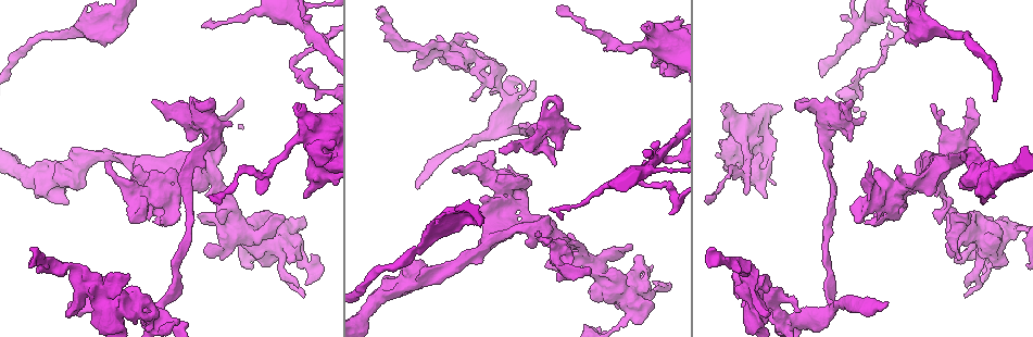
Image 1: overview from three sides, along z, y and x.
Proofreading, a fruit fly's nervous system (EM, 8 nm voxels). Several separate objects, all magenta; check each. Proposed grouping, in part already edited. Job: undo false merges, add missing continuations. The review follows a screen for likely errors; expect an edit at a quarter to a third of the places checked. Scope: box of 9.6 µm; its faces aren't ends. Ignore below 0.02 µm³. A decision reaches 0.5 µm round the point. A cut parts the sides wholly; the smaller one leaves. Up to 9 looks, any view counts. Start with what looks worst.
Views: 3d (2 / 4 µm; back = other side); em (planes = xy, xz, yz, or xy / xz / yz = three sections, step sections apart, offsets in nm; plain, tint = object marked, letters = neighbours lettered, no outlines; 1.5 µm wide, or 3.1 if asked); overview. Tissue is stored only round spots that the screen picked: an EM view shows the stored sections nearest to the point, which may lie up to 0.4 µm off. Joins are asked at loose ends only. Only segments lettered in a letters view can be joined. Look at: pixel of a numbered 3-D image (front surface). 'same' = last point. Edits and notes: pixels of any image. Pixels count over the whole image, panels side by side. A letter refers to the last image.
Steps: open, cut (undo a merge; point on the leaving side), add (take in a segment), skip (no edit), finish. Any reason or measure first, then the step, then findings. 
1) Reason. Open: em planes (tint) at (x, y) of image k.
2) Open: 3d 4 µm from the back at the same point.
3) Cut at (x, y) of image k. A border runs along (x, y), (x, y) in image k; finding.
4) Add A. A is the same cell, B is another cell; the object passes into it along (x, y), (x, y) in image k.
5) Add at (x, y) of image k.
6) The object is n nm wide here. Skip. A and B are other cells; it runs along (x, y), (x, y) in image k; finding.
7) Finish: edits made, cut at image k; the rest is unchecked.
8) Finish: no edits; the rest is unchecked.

Open: em planes (tint) at (1008, 262) of image 1.

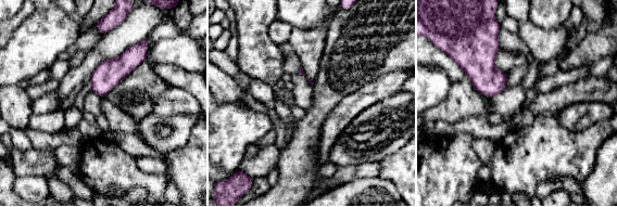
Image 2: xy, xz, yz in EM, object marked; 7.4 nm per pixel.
What lies round it. Open: em planes (letters) at the same point.

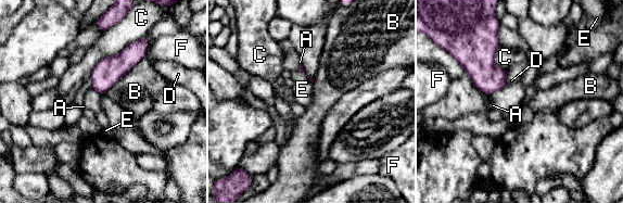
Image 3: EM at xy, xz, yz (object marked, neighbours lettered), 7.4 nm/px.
Skip. A, B, C, D, E and F are other cells; a border runs along (506, 85), (490, 94) in image 3; none of them fits.

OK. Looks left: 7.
Thick end. Open: em xz step 8 (letters) at (295, 106) of image 1.

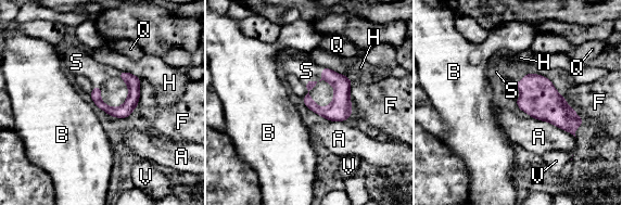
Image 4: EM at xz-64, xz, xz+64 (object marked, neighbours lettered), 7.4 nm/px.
Add S. S is the same cell, A, B, F, H, Q and V are other cells; the object passes into it along (538, 98), (520, 81), (510, 71) in image 4; the neuron continues.

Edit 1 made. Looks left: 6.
Open: overview.

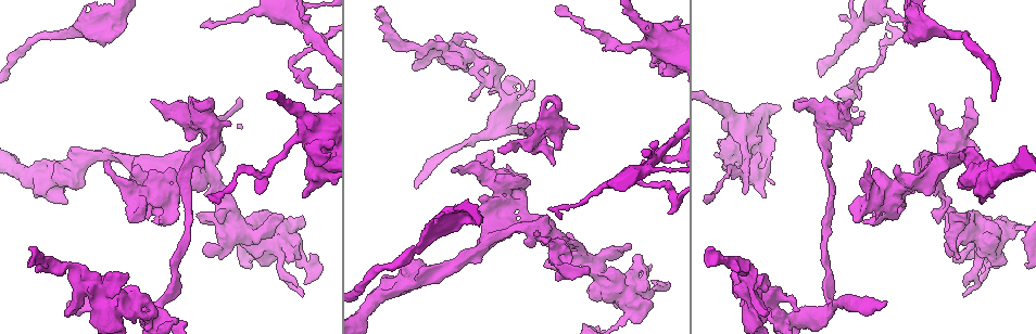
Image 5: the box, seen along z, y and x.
Branch stops here. Open: em planes (letters) at (558, 149) of image 5.

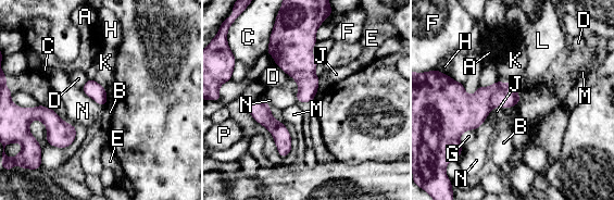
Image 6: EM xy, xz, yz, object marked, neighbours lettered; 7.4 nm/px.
The longest contact is with N, 220 nm. Skip. A, B, C, D, E, F, G, H, J, K, L, M, N and P are other cells; no lettered segment goes on from it.

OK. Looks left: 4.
Thin end. Open: em planes (tint) at (671, 213) of image 5.

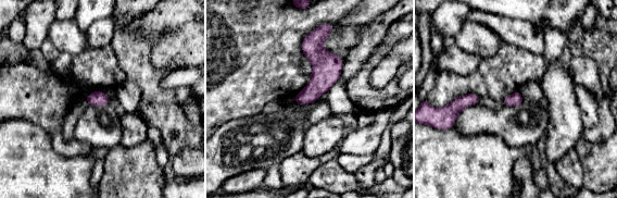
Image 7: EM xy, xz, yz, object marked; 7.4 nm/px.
See the neighbours. Open: em planes (letters) at the same point.

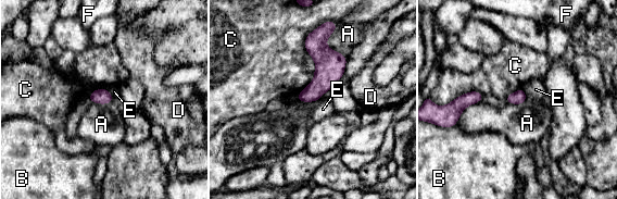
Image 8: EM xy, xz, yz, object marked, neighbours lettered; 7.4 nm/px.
Skip. A, B, C, D, E and F are other cells; a border runs along (523, 88), (526, 96) in image 8; no lettered segment goes on from it.

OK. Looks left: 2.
Finish: edits made, add at image 4; the rest is unchecked.

